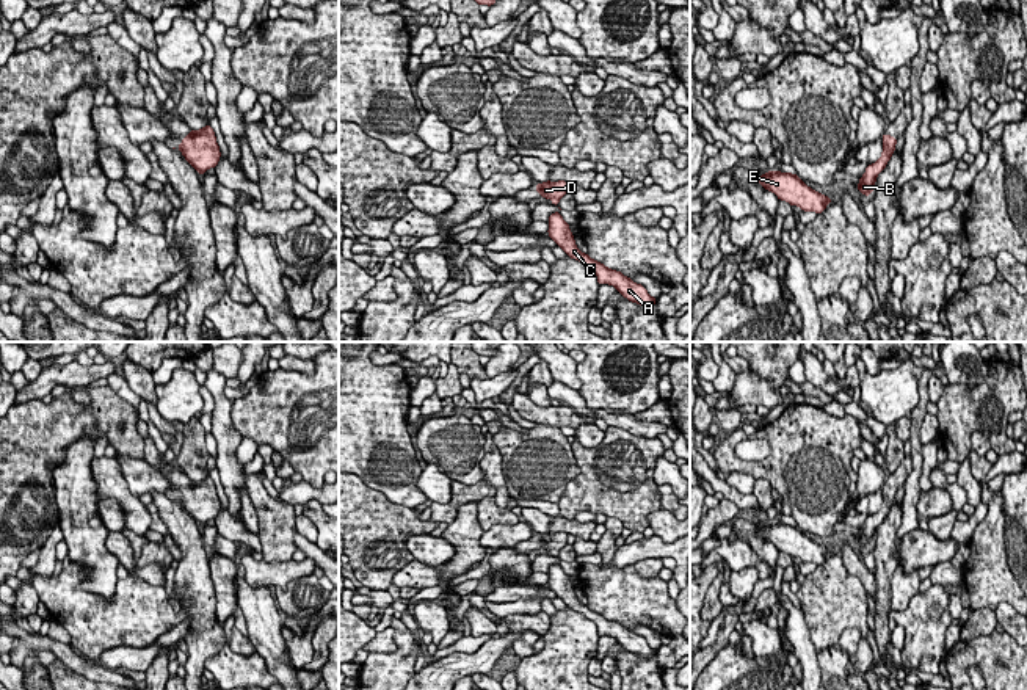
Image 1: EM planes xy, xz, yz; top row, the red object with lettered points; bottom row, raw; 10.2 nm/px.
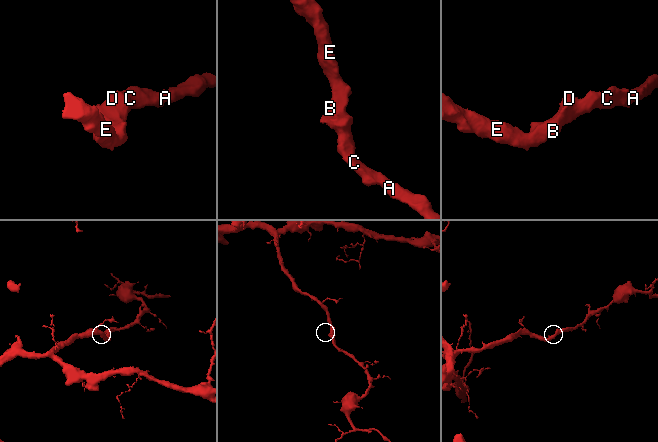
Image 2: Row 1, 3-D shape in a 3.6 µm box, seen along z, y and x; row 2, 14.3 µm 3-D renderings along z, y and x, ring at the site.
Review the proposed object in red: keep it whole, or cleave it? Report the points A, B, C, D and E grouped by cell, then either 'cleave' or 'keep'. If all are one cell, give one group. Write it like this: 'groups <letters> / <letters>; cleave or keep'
groups A B C D E; keep

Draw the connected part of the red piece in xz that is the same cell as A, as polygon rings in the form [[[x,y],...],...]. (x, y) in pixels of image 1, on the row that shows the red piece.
[[[560,210],[549,216],[549,237],[560,246],[566,256],[582,262],[585,267],[591,268],[597,274],[597,284],[613,285],[624,298],[632,303],[637,303],[643,307],[649,307],[657,303],[657,298],[652,298],[648,290],[633,282],[630,278],[624,276],[621,271],[607,268],[604,263],[593,260],[588,254],[583,254],[574,240],[569,224],[560,215]]]

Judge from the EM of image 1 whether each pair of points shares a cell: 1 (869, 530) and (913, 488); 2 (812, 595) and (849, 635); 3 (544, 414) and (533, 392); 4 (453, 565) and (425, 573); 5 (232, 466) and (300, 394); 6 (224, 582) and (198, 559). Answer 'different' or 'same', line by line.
1: different
2: different
3: different
4: different
5: different
6: different

